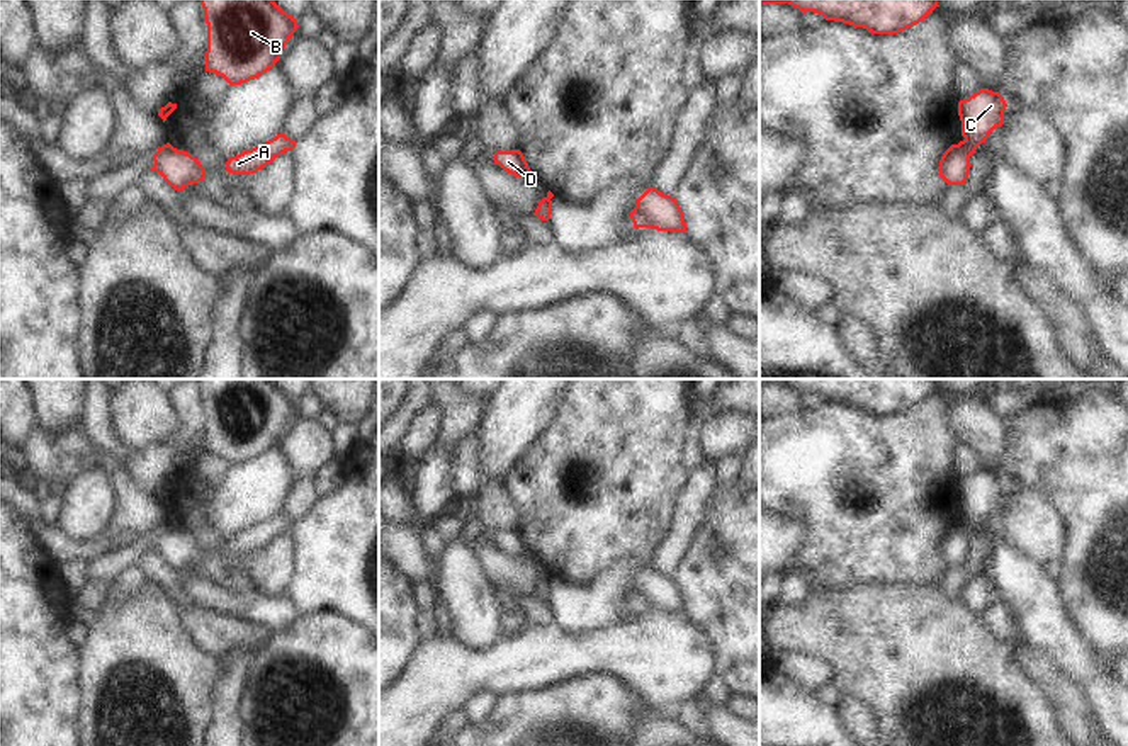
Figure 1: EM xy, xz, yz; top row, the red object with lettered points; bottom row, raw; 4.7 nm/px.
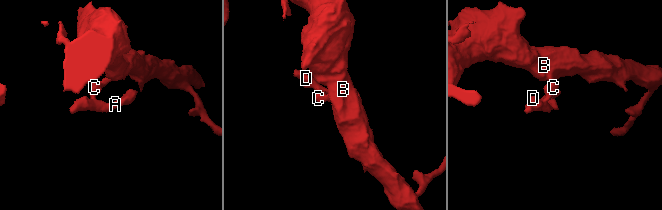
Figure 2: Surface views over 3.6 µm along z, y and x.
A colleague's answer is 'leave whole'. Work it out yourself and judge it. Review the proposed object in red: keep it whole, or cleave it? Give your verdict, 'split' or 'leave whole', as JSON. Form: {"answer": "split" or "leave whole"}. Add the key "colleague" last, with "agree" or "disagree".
{"answer": "split", "colleague": "disagree"}

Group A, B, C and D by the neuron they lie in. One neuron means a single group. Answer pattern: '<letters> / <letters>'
A D / B C

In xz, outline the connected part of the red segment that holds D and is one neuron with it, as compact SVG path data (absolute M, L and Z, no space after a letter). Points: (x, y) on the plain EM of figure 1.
M520 530L496 532L494 534L494 544L515 557L533 556Z

